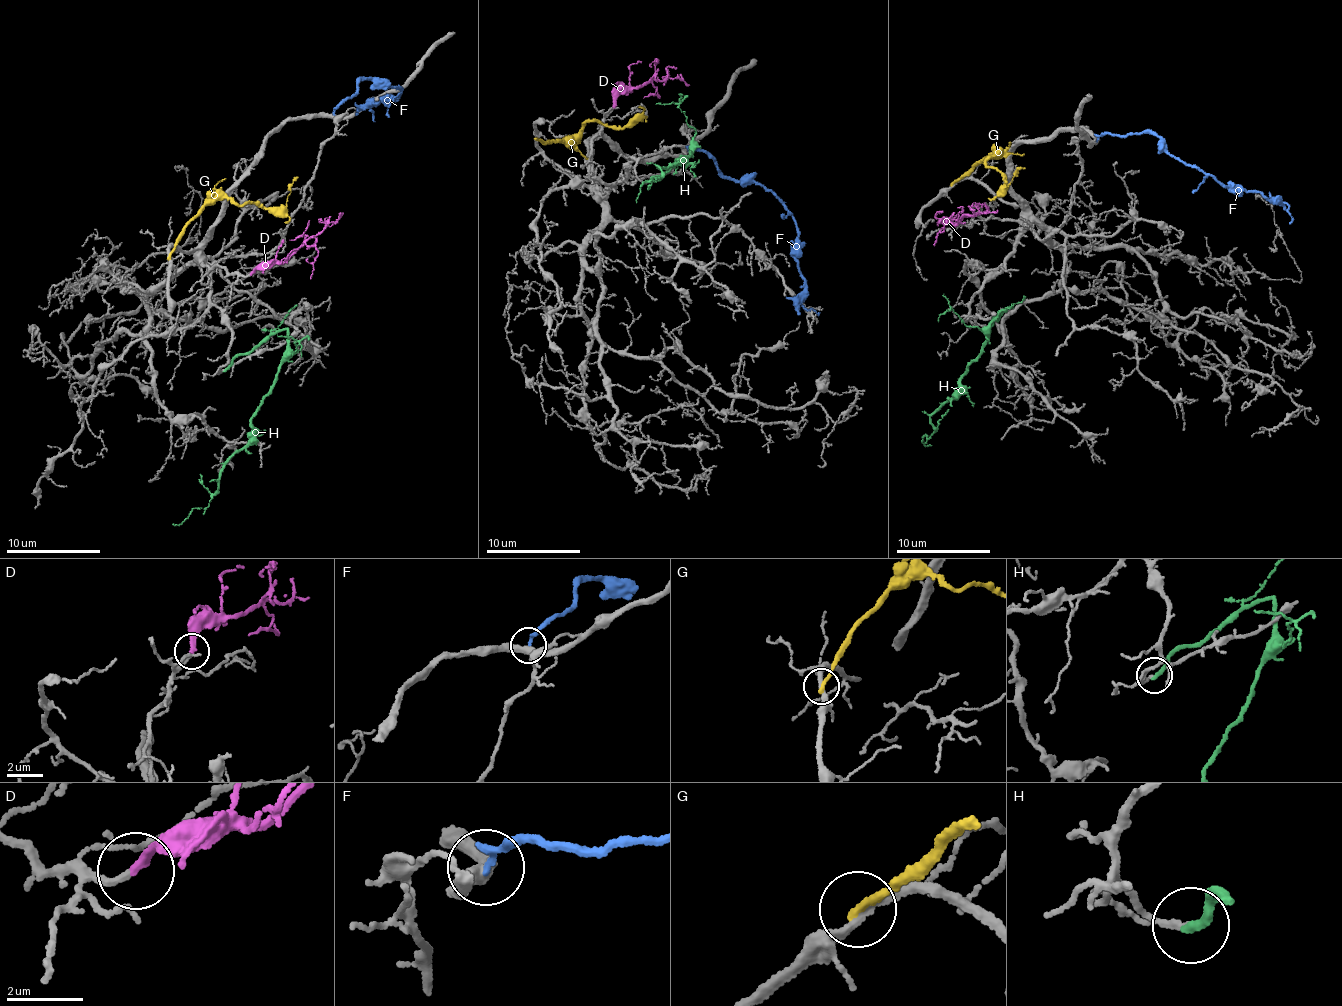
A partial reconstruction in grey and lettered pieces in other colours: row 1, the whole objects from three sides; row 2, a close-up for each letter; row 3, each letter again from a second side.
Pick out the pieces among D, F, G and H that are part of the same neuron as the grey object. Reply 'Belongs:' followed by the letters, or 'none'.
Belongs: D

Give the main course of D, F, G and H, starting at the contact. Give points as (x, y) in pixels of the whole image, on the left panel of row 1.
D: (251, 274), (262, 266), (287, 260), (325, 224), (334, 225), (342, 213)
F: (332, 114), (361, 81), (379, 79), (402, 90), (368, 103), (375, 121)
G: (170, 257), (180, 235), (207, 204), (224, 197), (240, 205), (277, 208), (285, 203), (296, 176)
H: (224, 370), (287, 330), (277, 380), (219, 491), (173, 525)

